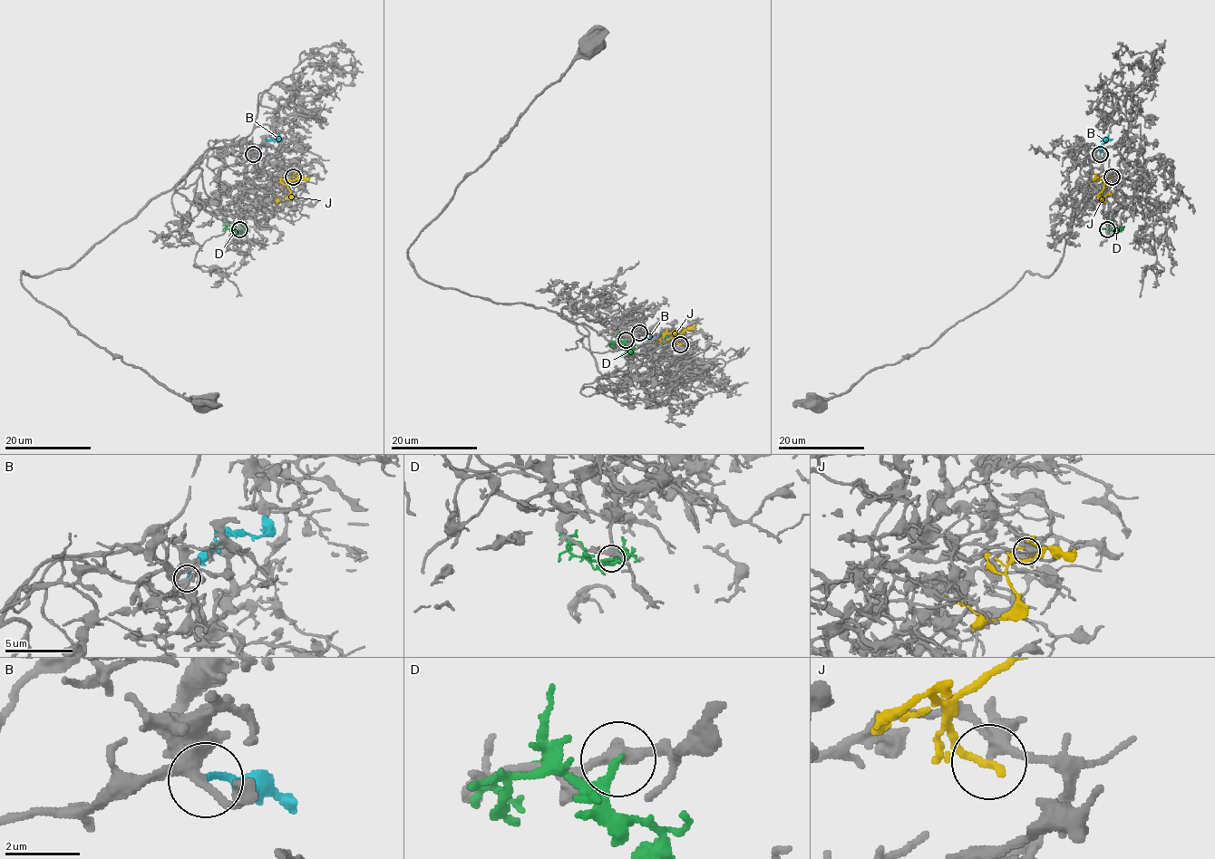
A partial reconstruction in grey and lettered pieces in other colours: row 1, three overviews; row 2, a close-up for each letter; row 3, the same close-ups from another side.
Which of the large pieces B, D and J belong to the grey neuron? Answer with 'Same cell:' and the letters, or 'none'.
Same cell: B

